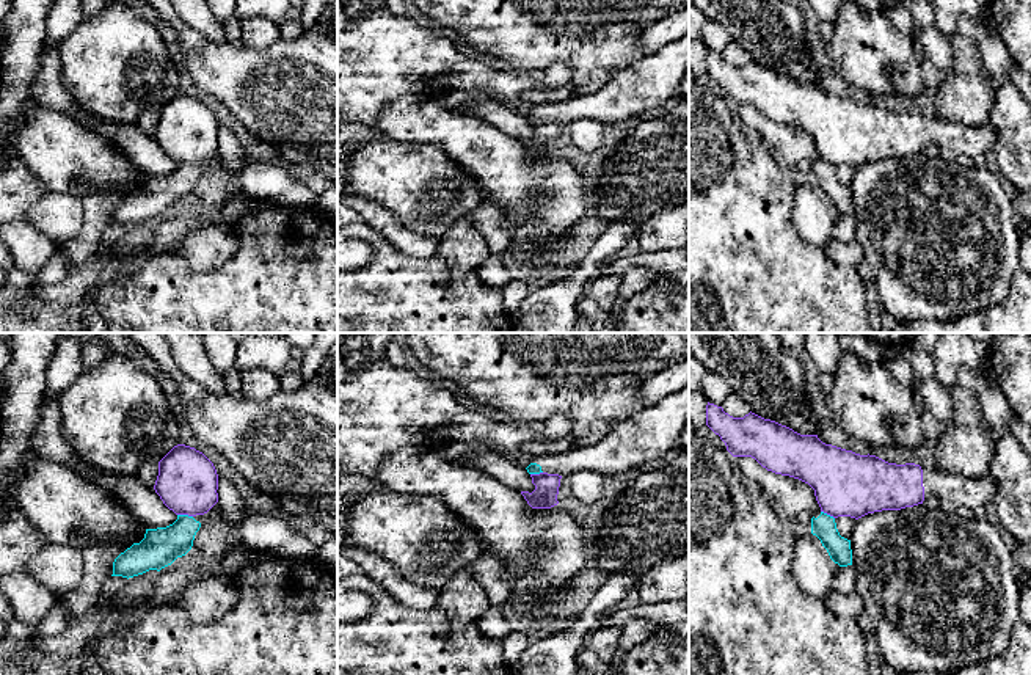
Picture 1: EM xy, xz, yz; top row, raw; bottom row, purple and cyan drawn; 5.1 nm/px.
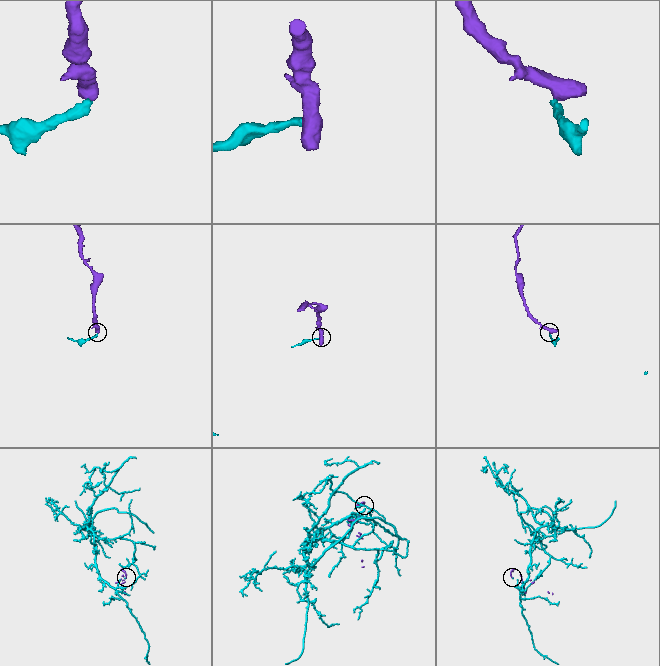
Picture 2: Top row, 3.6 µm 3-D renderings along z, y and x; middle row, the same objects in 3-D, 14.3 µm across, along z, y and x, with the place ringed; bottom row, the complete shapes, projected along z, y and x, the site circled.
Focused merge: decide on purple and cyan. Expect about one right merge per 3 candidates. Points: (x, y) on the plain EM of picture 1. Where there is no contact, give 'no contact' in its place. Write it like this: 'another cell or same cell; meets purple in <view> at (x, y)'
another cell; meets purple in xy at (185, 162)

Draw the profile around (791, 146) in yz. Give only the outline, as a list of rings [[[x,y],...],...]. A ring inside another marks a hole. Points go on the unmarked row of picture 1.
[[[734,105],[734,115],[744,129],[755,130],[761,137],[777,163],[786,171],[796,174],[800,163],[813,165],[821,160],[814,138],[808,132],[767,119],[752,105]]]

